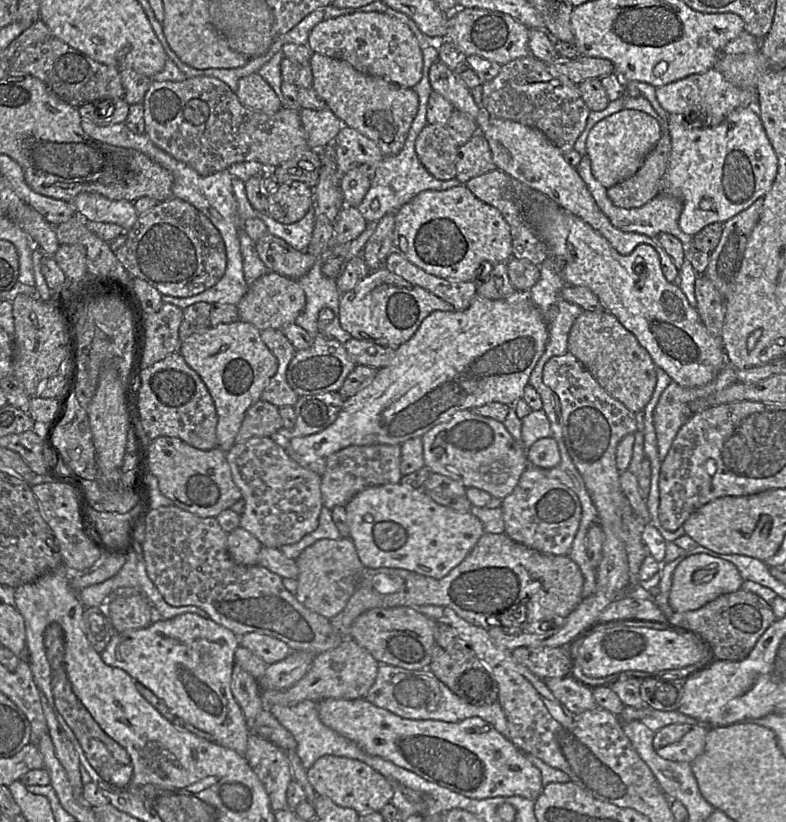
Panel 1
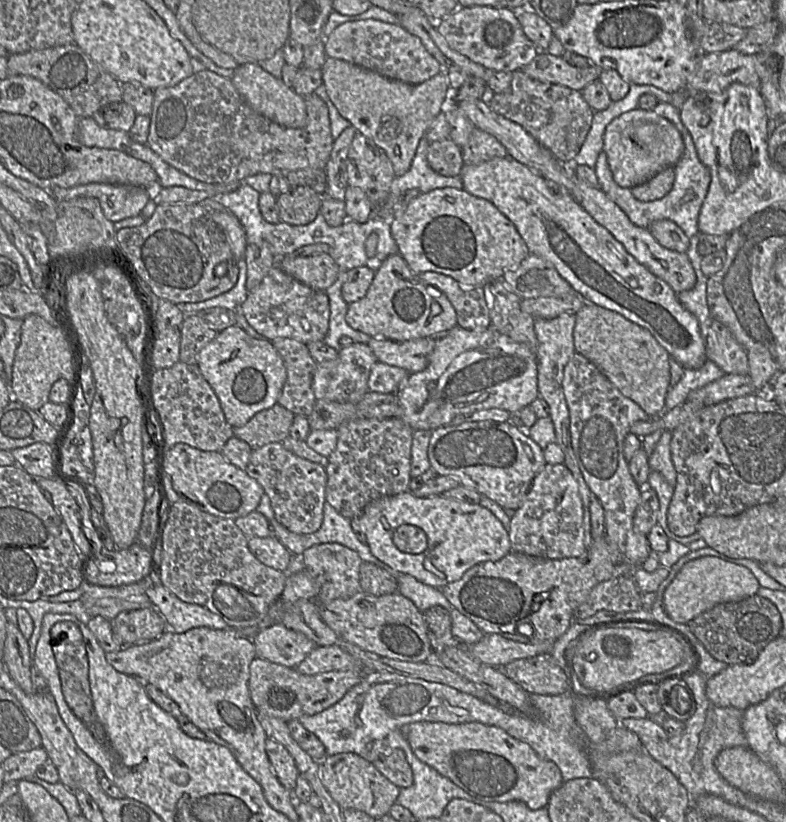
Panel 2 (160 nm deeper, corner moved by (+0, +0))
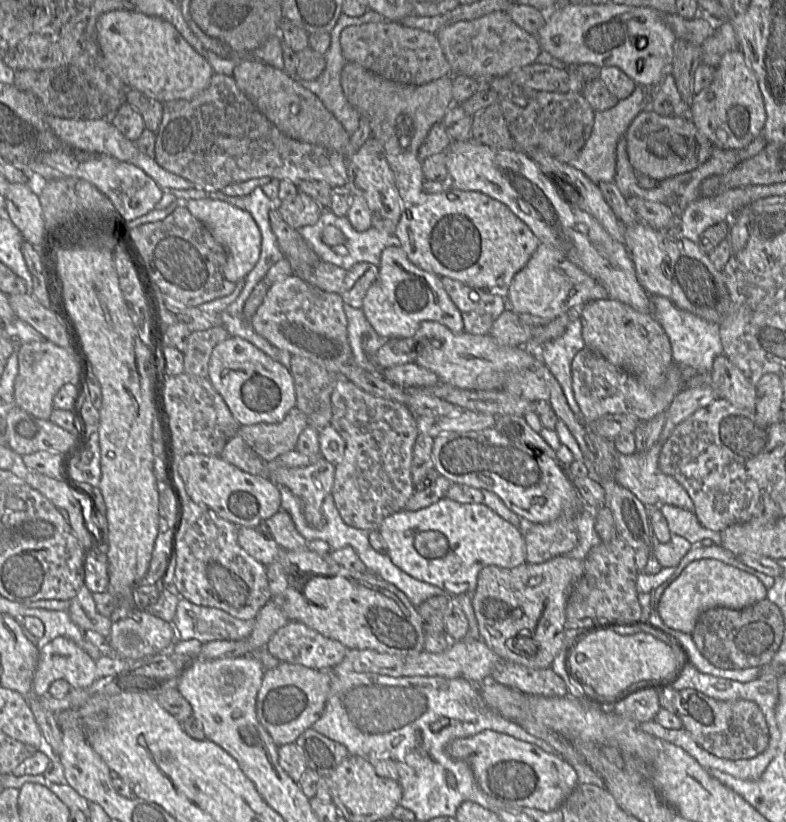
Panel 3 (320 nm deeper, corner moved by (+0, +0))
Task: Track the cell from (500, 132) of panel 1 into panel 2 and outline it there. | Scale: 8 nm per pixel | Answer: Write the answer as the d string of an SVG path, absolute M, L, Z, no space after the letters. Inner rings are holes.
M573 166L573 178L574 178L574 187L572 189L571 195L573 196L573 198L576 200L576 202L578 204L580 204L580 206L582 206L591 216L592 218L599 223L600 225L602 225L603 227L605 227L613 236L614 238L619 241L624 248L626 249L626 251L631 254L640 264L642 264L643 266L645 266L652 274L654 274L656 277L660 278L661 280L665 281L672 289L675 293L680 293L682 291L686 291L686 290L690 290L694 287L695 283L696 283L696 274L694 271L694 268L689 260L689 257L687 255L687 253L680 253L680 252L676 252L670 249L667 249L665 247L663 247L662 245L660 245L655 238L652 236L652 234L650 233L648 228L643 228L643 227L639 227L636 226L635 224L633 224L630 219L628 218L628 216L621 210L621 208L614 203L599 187L592 187L589 184L587 184L586 182L578 179L575 175L574 172L574 166Z

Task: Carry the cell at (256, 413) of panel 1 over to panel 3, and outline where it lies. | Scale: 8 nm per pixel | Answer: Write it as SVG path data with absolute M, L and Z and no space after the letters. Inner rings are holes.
M296 407L278 423L257 423L240 426L238 435L266 463L296 449L301 432L308 425L308 416Z

